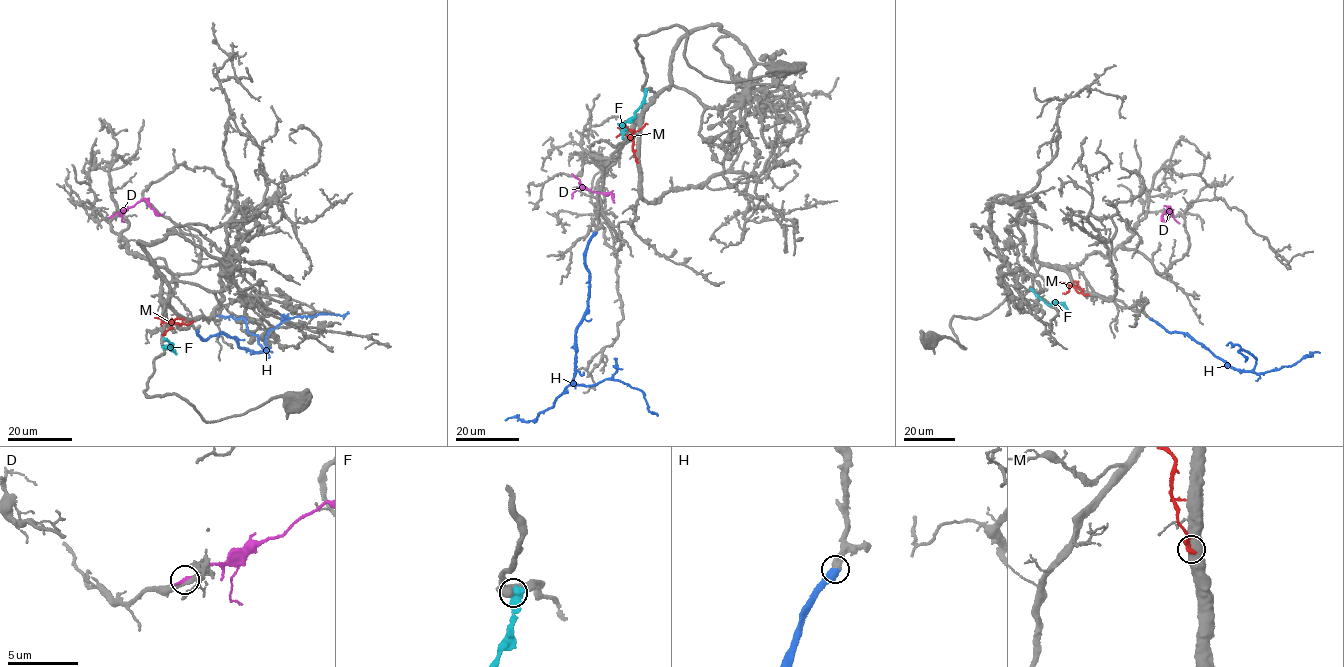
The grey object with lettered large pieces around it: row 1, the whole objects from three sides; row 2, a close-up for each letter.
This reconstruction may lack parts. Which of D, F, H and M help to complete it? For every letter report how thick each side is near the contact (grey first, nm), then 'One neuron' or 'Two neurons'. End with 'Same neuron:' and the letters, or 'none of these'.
D: Thickness 340 nm (grey) against 240 nm. Two neurons
F: Thickness 460 nm (grey) against 600 nm. Two neurons
H: Thickness 440 nm (grey) against 550 nm. One neuron
M: Thickness 550 nm (grey) against 420 nm. Two neurons
Same neuron: H

